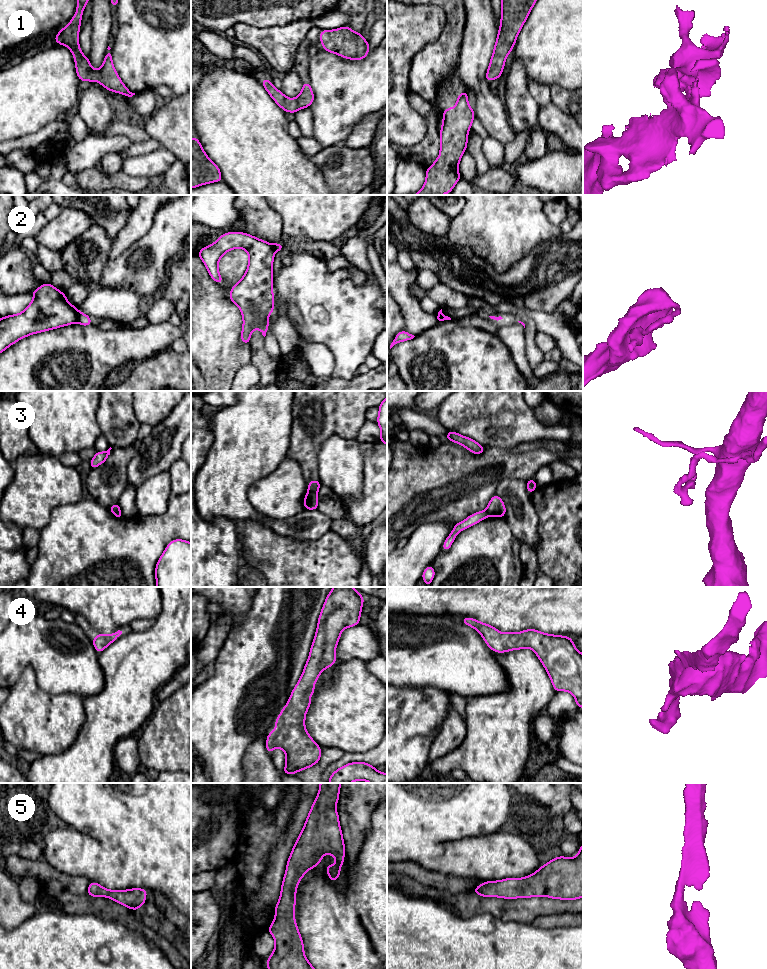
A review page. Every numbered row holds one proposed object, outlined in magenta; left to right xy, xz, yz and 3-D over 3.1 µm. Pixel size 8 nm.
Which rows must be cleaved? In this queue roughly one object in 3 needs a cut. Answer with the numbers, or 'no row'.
2, 3

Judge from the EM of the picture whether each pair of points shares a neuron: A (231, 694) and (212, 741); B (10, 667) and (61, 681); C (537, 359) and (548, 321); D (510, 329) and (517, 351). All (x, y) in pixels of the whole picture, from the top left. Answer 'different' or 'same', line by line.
A: same
B: same
C: different
D: same

